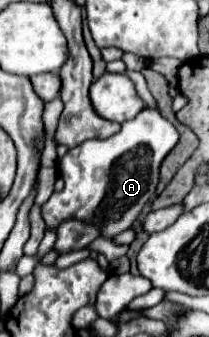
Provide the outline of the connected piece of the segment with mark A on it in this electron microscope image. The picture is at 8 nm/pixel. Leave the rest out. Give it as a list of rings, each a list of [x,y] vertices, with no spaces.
[[[145,107],[135,119],[125,121],[119,133],[103,141],[85,141],[69,149],[57,163],[65,187],[53,193],[41,207],[47,229],[59,229],[67,217],[99,225],[99,233],[103,233],[105,239],[113,239],[129,229],[139,219],[143,207],[155,197],[155,189],[161,181],[161,163],[177,141],[177,129],[163,119],[159,111],[149,111]]]

